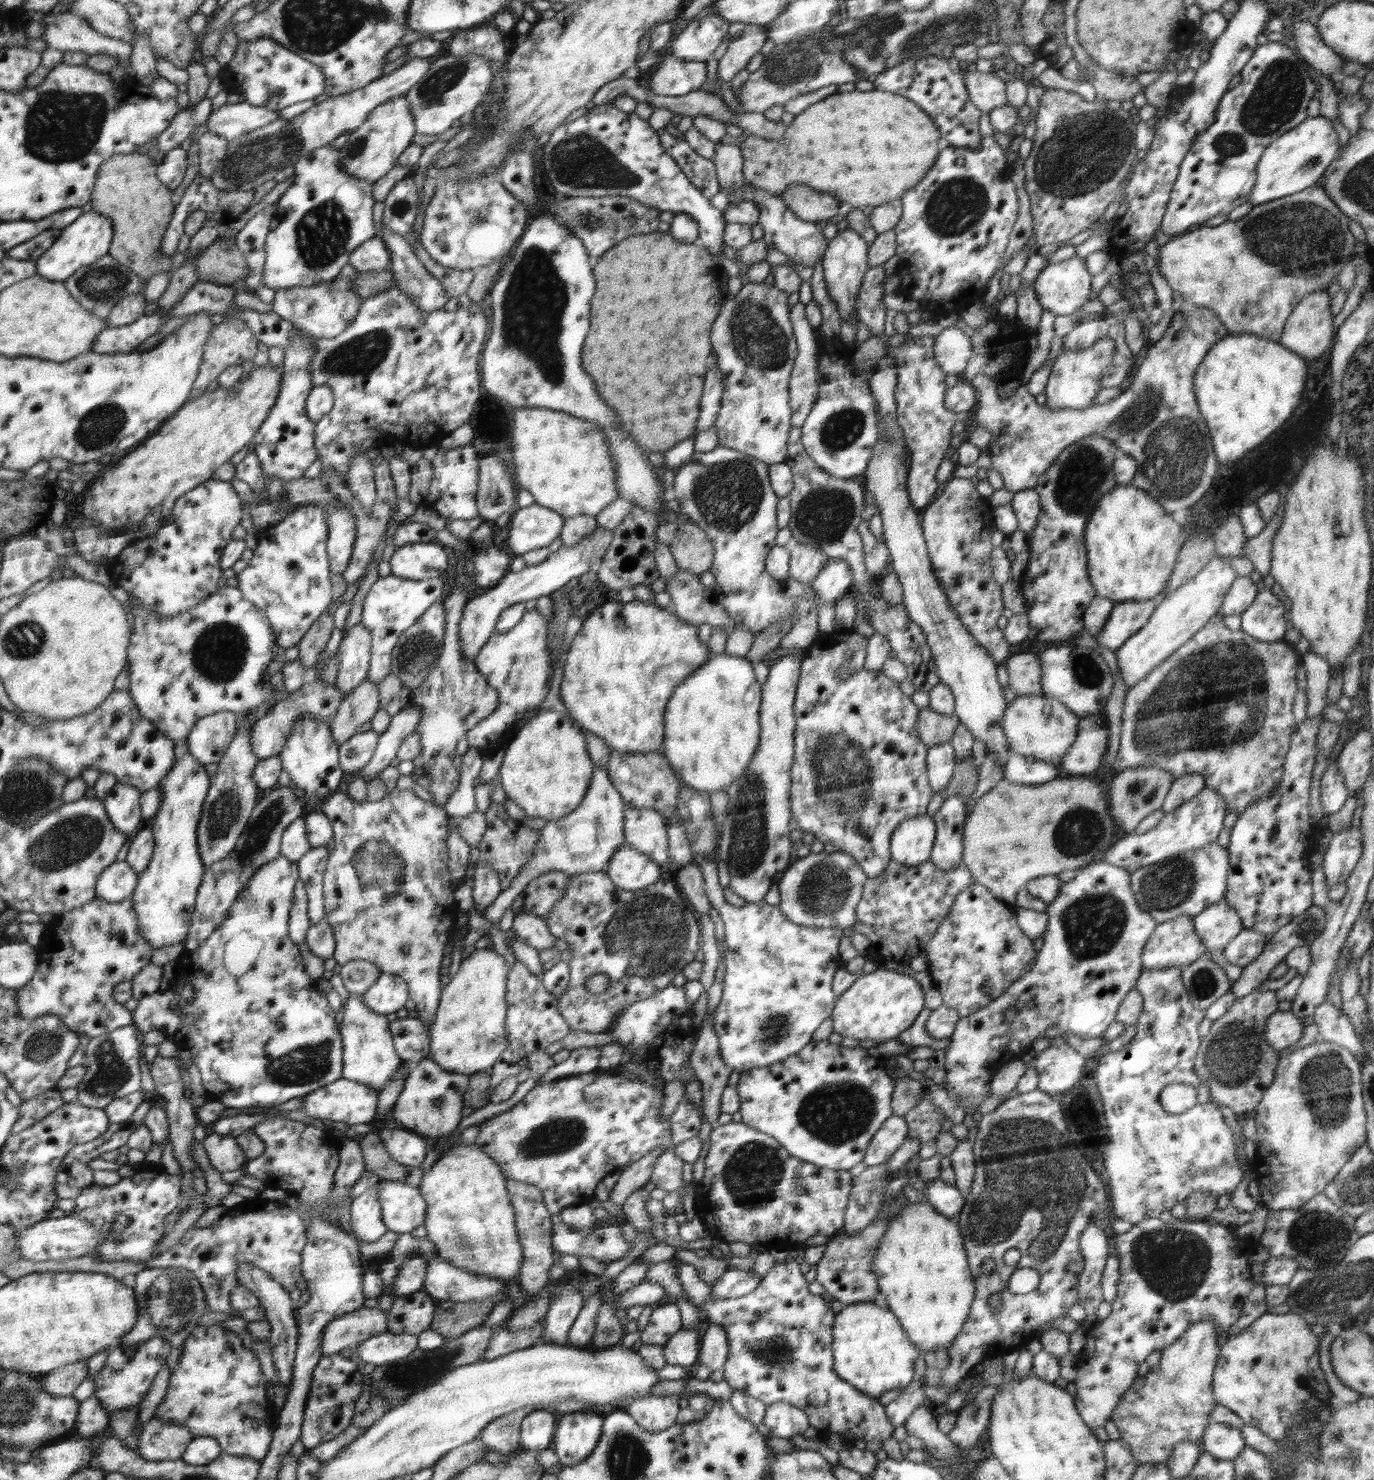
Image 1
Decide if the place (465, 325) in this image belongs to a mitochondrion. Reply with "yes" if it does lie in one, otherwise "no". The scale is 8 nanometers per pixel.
no

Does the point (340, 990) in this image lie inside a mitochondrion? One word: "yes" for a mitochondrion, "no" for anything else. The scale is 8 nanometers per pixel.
no

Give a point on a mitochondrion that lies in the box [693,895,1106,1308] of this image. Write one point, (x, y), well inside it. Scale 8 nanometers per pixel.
(1033, 1184)

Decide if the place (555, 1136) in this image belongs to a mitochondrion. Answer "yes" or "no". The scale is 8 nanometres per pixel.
yes

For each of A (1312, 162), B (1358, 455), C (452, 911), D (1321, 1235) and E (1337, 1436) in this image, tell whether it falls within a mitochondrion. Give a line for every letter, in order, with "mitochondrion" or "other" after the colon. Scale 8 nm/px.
A: mitochondrion
B: other
C: other
D: mitochondrion
E: mitochondrion

